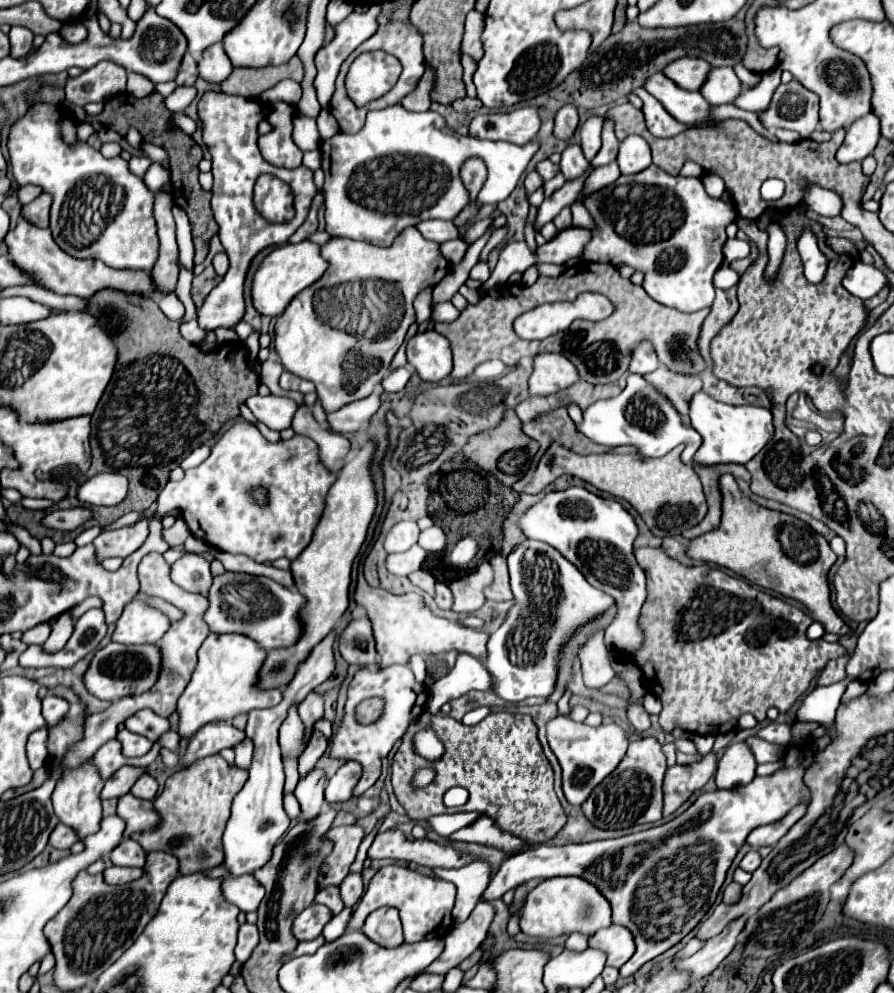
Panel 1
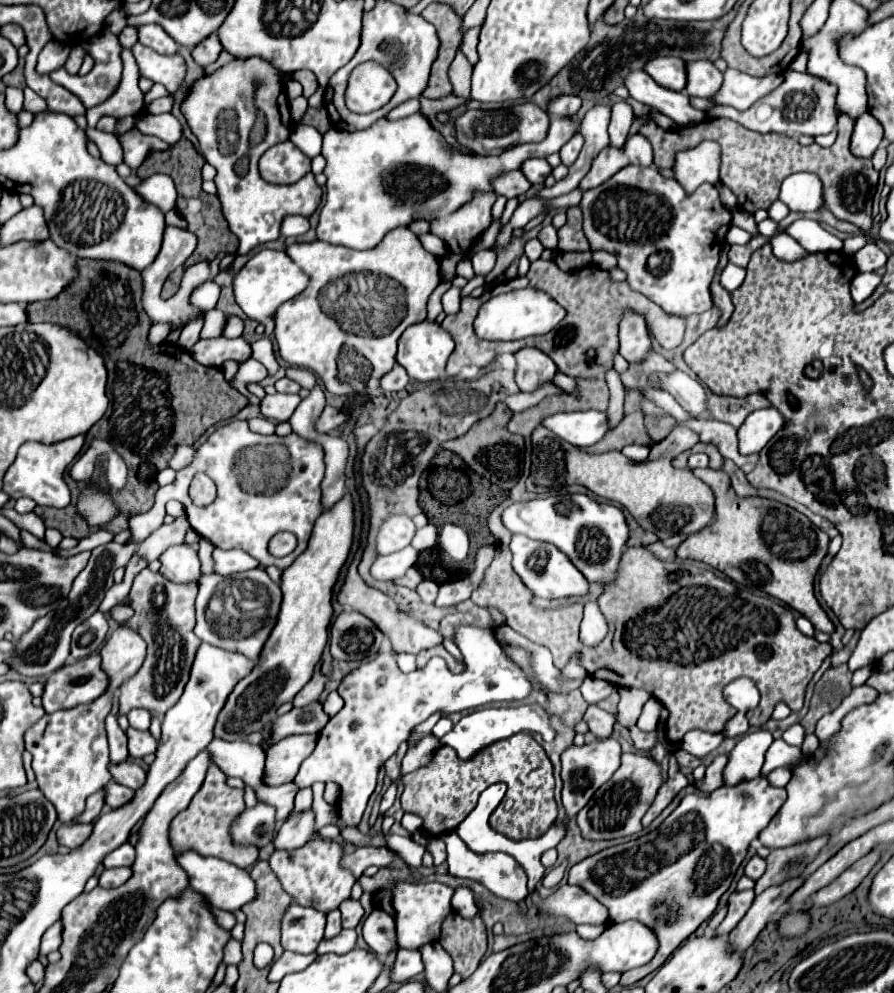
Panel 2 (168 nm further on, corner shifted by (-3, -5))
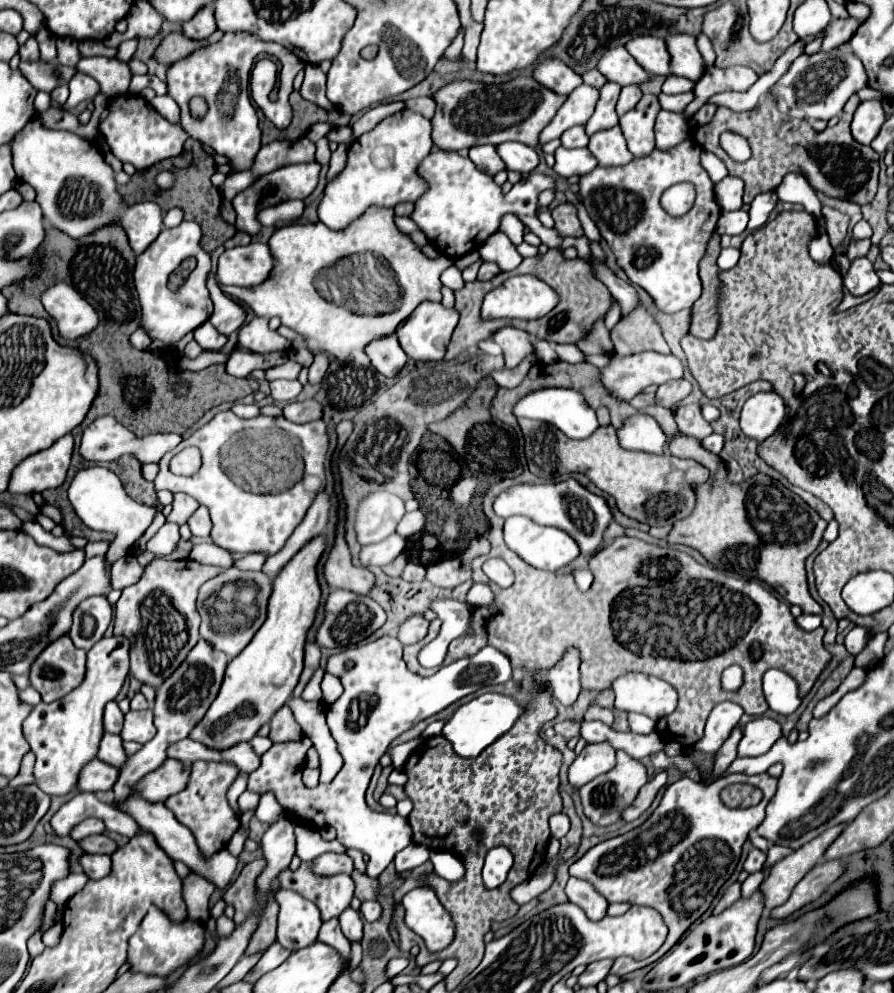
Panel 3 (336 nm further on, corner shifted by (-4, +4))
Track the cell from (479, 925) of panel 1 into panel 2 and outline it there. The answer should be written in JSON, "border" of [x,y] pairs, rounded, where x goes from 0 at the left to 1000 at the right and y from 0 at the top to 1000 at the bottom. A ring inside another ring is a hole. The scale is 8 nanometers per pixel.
{"border":[[[512,893],[508,903],[506,903],[506,913],[508,917],[512,917],[519,925],[530,925],[535,921],[535,913],[530,909],[530,903],[528,903],[528,897],[526,895],[519,895],[519,893]]]}

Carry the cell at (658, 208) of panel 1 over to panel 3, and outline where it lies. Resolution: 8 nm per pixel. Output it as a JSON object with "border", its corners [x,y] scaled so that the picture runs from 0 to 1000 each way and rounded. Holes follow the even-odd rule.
{"border":[[[766,141],[748,153],[733,149],[726,157],[710,159],[699,167],[668,167],[663,173],[650,177],[648,183],[652,205],[686,252],[690,266],[706,286],[717,288],[730,300],[735,312],[746,316],[773,310],[784,298],[782,262],[806,216],[800,203],[798,183],[782,165],[782,157],[784,147]],[[757,183],[773,183],[780,193],[775,209],[760,220],[748,218],[737,203],[742,191]]]}

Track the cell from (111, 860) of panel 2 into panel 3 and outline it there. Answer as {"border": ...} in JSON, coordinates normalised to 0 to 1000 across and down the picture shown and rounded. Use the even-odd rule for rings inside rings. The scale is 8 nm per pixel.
{"border":[[[117,840],[111,842],[95,842],[88,848],[88,854],[97,860],[124,860],[131,856],[131,850],[126,846],[122,846]]]}

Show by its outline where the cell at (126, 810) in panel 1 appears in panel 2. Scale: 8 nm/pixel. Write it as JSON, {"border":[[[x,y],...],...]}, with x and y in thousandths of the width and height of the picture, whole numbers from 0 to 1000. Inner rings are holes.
{"border":[[[121,789],[116,795],[119,795],[119,811],[123,811],[125,815],[132,815],[134,811],[148,807],[148,801],[150,801],[148,795],[132,789]]]}

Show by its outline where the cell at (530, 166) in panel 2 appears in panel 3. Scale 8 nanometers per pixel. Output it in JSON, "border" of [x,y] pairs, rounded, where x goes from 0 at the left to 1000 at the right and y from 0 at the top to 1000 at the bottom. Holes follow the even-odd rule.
{"border":[[[565,143],[565,145],[556,145],[554,149],[556,149],[558,159],[565,163],[567,171],[578,171],[583,175],[592,175],[603,165],[601,153],[596,149],[589,149],[587,145]]]}

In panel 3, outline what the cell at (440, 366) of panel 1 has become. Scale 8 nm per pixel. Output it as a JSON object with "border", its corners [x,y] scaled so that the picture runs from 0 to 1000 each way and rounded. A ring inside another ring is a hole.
{"border":[[[475,304],[466,308],[466,314],[462,314],[442,336],[457,361],[471,365],[496,363],[511,324],[513,314],[509,310]]]}

